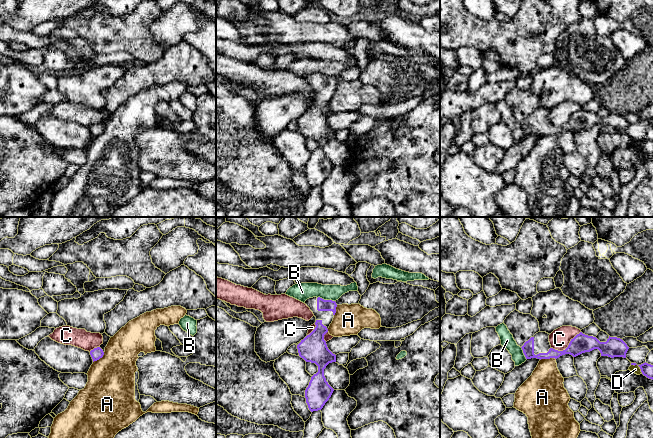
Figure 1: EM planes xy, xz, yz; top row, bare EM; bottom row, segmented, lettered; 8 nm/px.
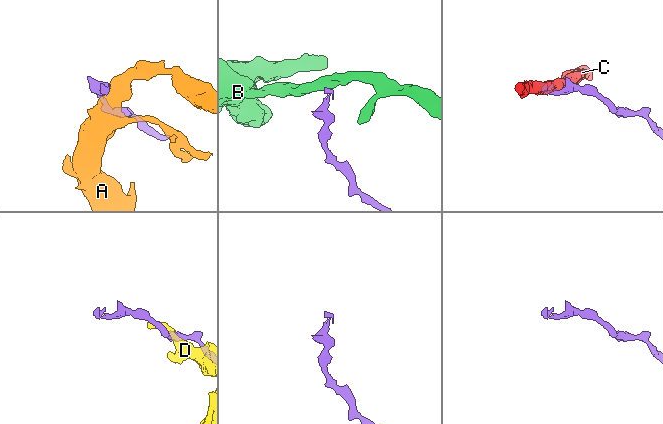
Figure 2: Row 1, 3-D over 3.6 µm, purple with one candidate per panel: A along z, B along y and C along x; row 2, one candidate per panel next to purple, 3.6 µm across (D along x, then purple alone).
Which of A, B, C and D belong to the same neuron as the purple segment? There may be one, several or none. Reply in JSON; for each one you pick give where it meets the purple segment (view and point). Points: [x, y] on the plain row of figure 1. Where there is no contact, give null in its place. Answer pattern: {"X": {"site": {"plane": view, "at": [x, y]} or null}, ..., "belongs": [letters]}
{"belongs": []}

